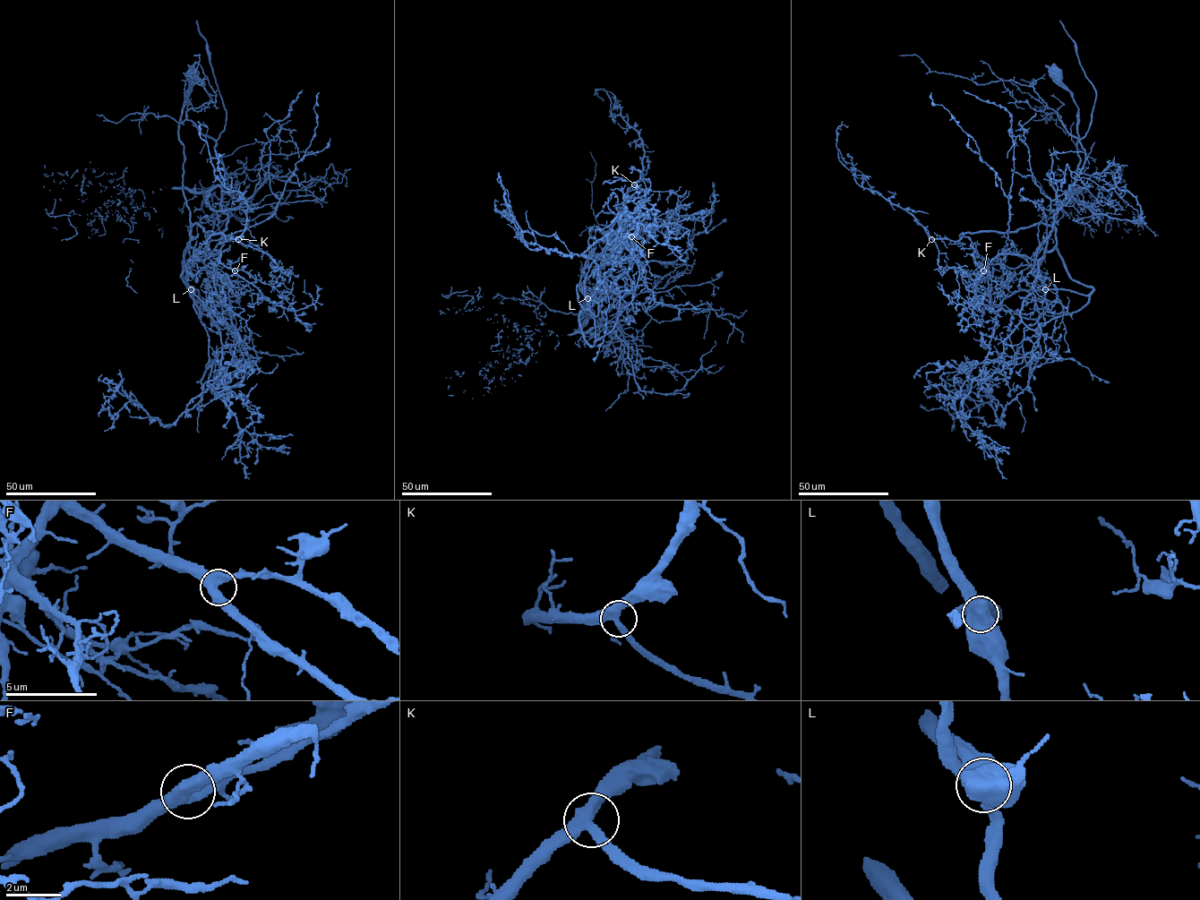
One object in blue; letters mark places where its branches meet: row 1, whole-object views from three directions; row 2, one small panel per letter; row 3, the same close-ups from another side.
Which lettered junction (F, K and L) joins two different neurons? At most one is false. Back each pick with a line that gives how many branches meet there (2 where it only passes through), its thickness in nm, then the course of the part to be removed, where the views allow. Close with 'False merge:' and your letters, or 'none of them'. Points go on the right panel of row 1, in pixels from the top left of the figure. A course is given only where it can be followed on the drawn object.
L: 3 | 700 nm | (1046, 289), (1049, 304), (1056, 287), (1032, 272), (1085, 159), (1080, 141), (1032, 86), (977, 84), (899, 55)
False merge: L

